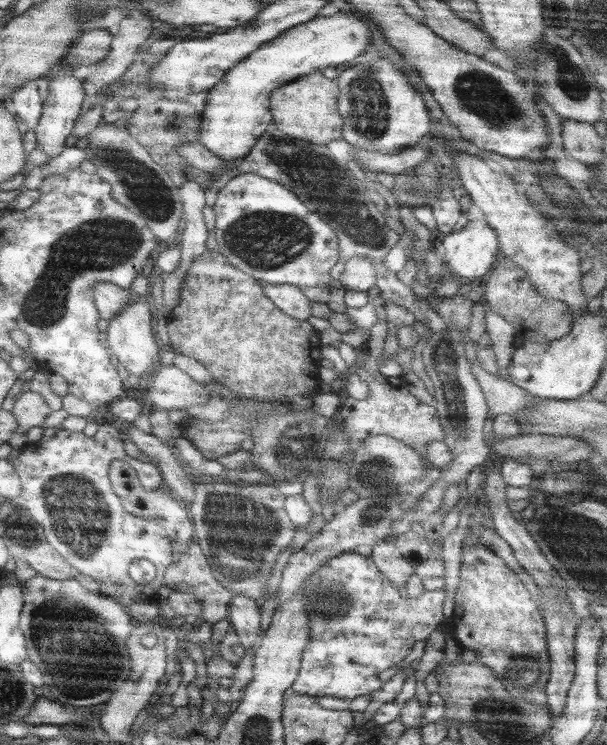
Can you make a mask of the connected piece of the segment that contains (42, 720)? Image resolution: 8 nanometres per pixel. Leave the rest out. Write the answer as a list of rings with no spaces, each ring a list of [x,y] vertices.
[[[43,697],[34,700],[32,708],[28,710],[28,716],[22,718],[24,723],[36,725],[58,725],[64,726],[77,721],[77,714],[70,712],[58,702],[53,702]]]

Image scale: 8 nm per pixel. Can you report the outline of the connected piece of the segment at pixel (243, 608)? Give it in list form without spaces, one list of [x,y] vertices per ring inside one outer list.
[[[234,596],[229,606],[229,623],[245,650],[251,649],[260,637],[260,604],[245,596]]]

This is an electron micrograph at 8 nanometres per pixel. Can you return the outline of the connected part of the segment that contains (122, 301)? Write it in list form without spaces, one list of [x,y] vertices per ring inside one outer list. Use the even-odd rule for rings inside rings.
[[[108,282],[94,284],[92,291],[99,318],[104,320],[110,320],[135,295],[130,289],[124,290]]]

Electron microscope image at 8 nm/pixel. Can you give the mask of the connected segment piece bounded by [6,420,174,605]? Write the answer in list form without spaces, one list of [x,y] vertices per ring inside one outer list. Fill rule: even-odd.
[[[109,420],[106,424],[99,425],[94,436],[84,435],[83,432],[68,432],[59,428],[52,439],[28,443],[18,452],[16,459],[10,455],[6,457],[16,467],[22,487],[22,494],[10,502],[23,508],[33,521],[43,528],[46,540],[69,564],[73,573],[88,576],[98,582],[101,590],[106,592],[106,596],[112,596],[122,605],[130,605],[133,602],[159,602],[155,591],[164,584],[166,569],[174,562],[174,552],[171,550],[165,530],[156,526],[155,521],[138,518],[124,510],[109,479],[110,463],[113,460],[123,460],[130,464],[137,472],[140,484],[146,491],[163,486],[163,478],[154,463],[145,463],[126,454],[123,445],[124,437],[123,427]],[[136,559],[146,559],[155,564],[157,570],[155,577],[148,584],[138,584],[129,577],[128,567]]]

